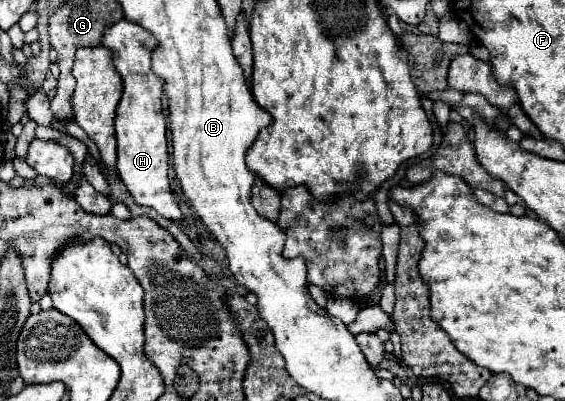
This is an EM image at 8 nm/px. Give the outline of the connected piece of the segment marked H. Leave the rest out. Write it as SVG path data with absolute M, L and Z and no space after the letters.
M127 19L105 29L103 45L111 49L113 63L123 77L123 97L117 107L117 171L135 203L151 207L171 221L183 221L183 213L173 199L169 187L169 147L167 147L167 119L163 115L163 81L151 71L151 53L155 39L141 25Z

